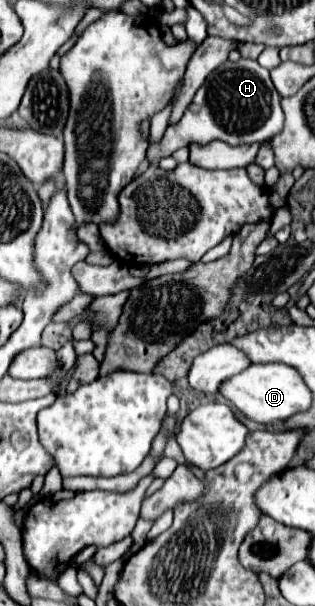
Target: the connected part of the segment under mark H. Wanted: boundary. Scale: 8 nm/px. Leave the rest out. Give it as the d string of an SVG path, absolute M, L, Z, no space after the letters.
M241 58L237 62L227 60L225 64L221 64L221 68L213 70L205 78L193 102L187 106L183 118L177 124L167 127L161 142L149 144L146 159L152 164L158 164L162 158L183 146L189 146L191 142L207 144L211 140L223 140L231 146L265 142L277 136L283 130L283 124L285 116L281 110L281 96L269 78L269 70L247 58Z

